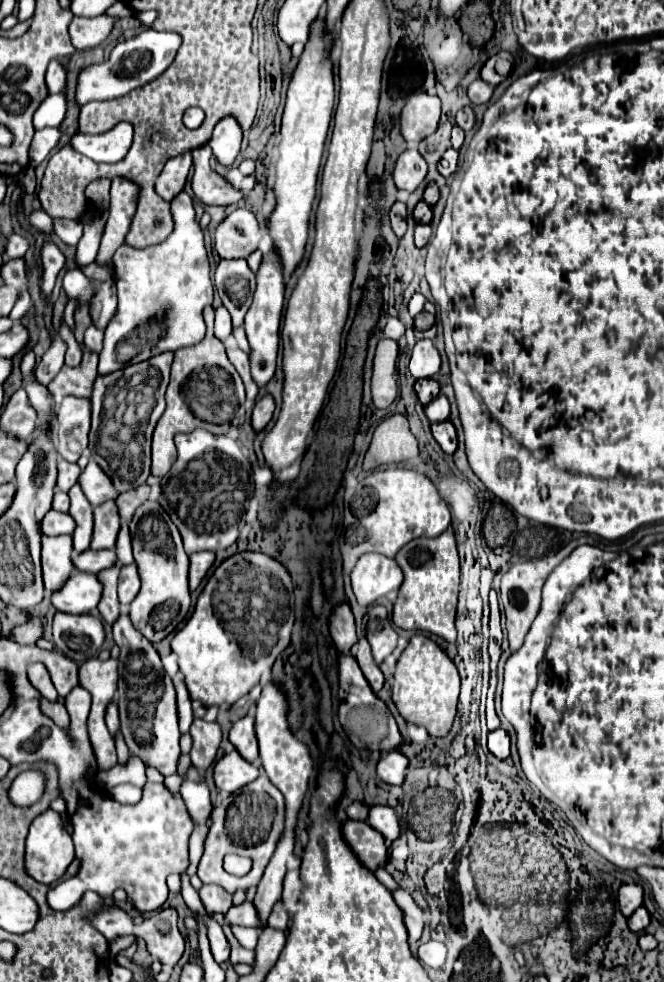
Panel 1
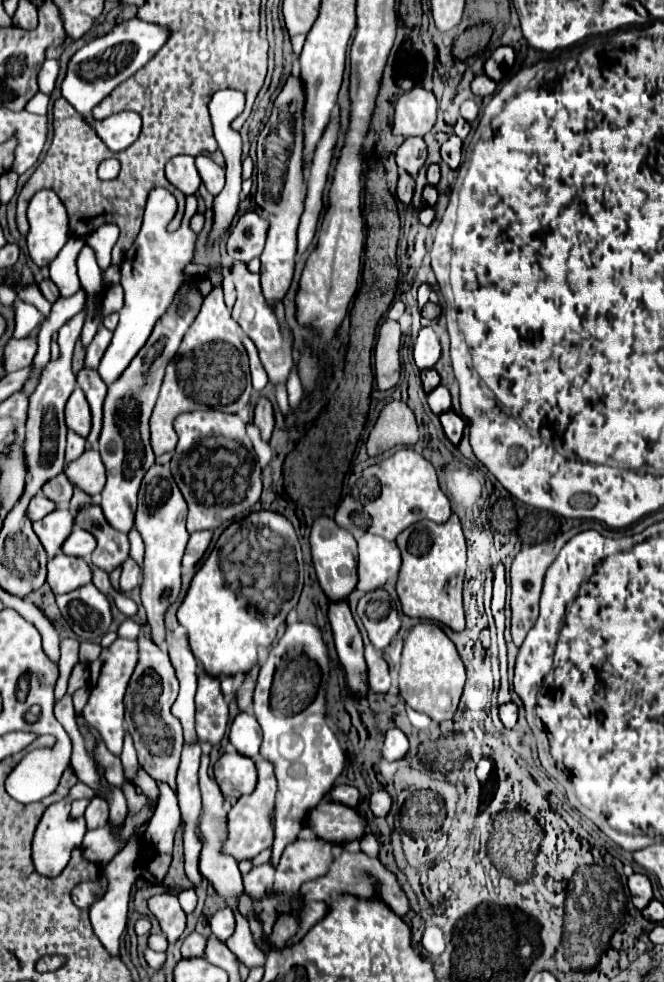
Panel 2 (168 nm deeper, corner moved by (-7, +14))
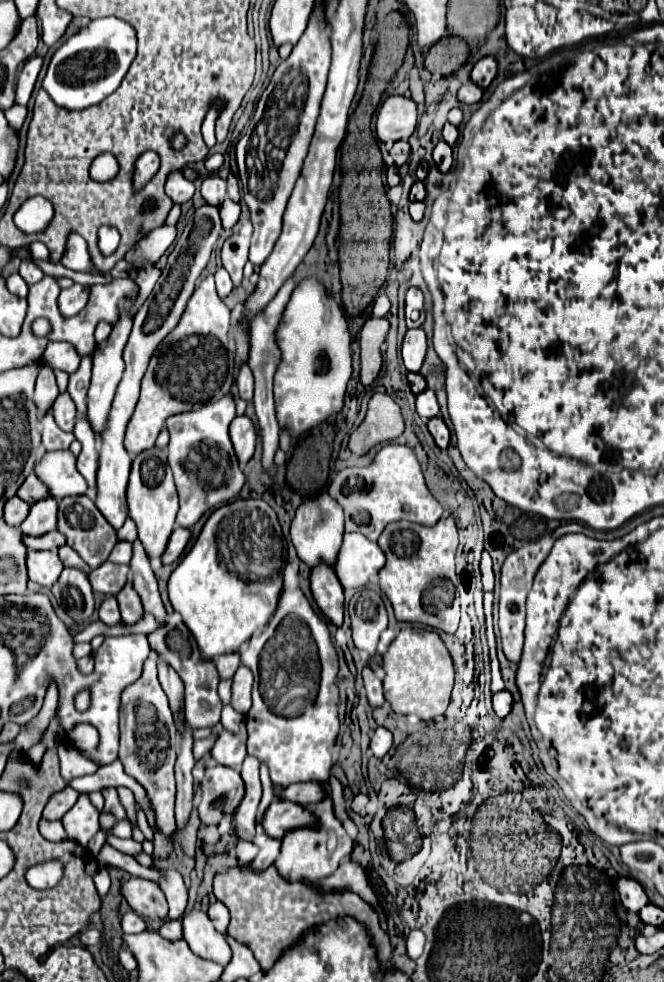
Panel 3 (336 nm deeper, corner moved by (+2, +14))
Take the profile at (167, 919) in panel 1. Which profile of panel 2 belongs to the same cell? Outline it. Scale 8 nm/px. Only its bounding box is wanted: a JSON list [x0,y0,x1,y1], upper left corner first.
[150,894,186,944]

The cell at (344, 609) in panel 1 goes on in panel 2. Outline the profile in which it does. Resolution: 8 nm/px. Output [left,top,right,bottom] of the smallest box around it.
[310,518,358,602]

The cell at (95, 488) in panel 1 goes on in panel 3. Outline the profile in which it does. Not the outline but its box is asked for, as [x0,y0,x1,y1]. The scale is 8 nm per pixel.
[35,450,87,500]

